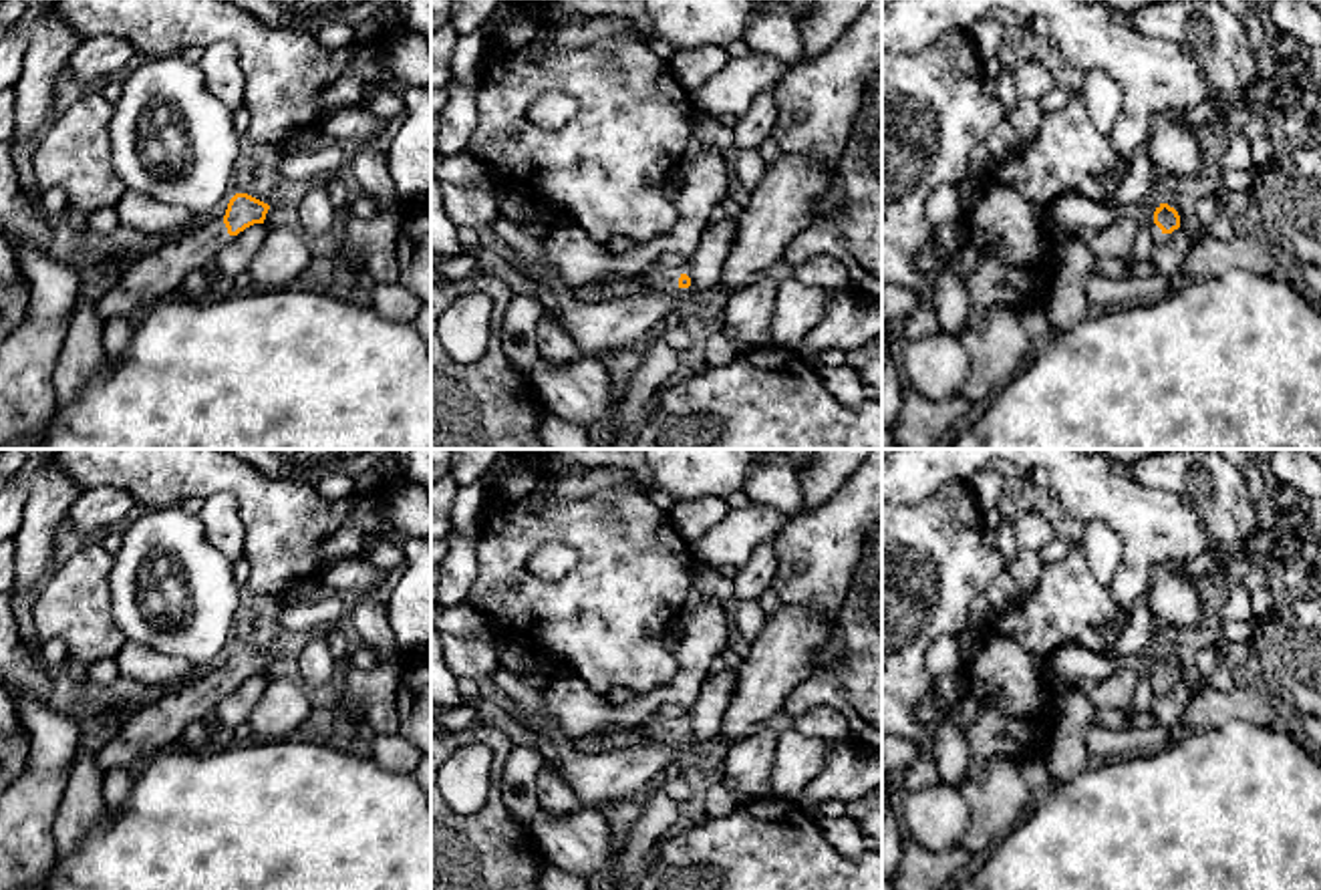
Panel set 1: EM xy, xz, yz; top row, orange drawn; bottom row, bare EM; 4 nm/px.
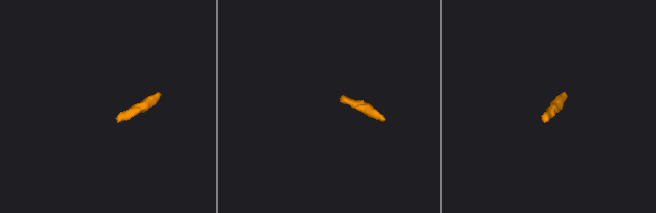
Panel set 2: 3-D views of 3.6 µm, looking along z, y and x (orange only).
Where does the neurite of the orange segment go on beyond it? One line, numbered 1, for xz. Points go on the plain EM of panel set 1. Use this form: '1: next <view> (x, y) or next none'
1: next xz (663, 731)

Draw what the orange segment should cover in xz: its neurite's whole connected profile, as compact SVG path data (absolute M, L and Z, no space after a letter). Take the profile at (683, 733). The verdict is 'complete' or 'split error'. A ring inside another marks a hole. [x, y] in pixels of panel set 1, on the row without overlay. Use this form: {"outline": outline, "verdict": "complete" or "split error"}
{"outline": "M648 717L638 725L638 731L654 743L669 745L677 739L689 739L691 729L675 719Z", "verdict": "split error"}

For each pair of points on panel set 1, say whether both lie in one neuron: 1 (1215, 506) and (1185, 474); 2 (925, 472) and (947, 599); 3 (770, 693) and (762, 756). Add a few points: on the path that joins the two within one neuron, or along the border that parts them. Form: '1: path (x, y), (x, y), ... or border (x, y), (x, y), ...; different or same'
1: path (1209, 498), (1193, 482); same
2: border (969, 484), (945, 482), (919, 502), (903, 508); different
3: border (764, 723), (725, 754); different

